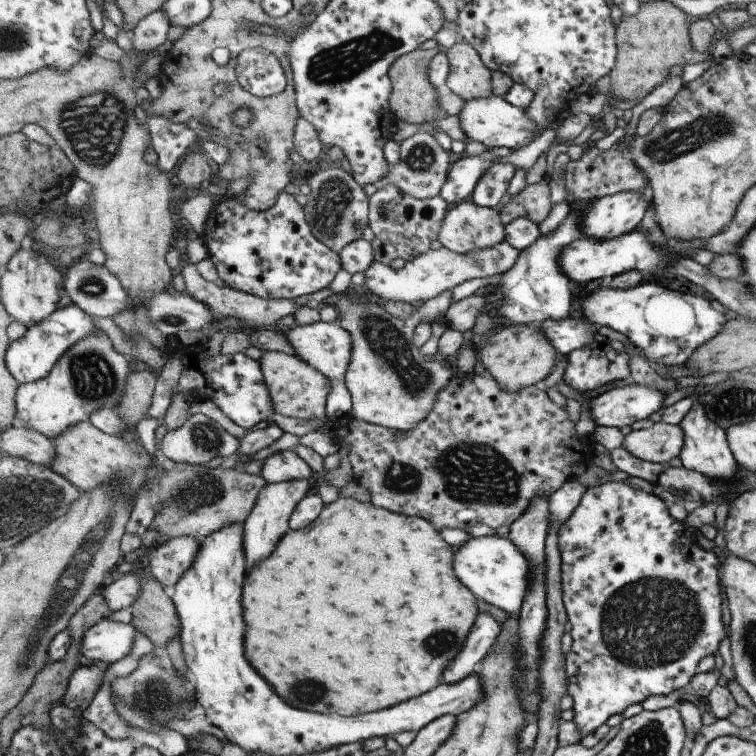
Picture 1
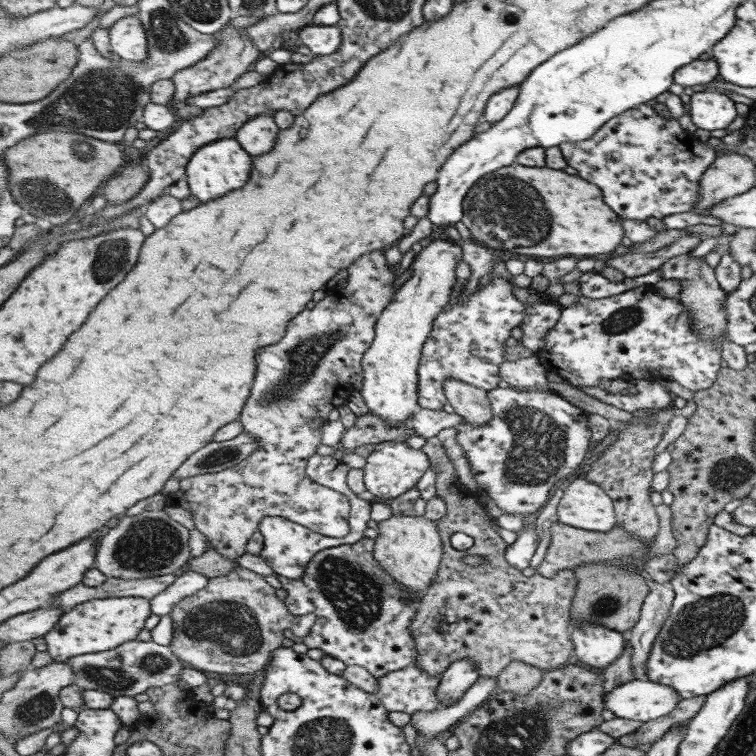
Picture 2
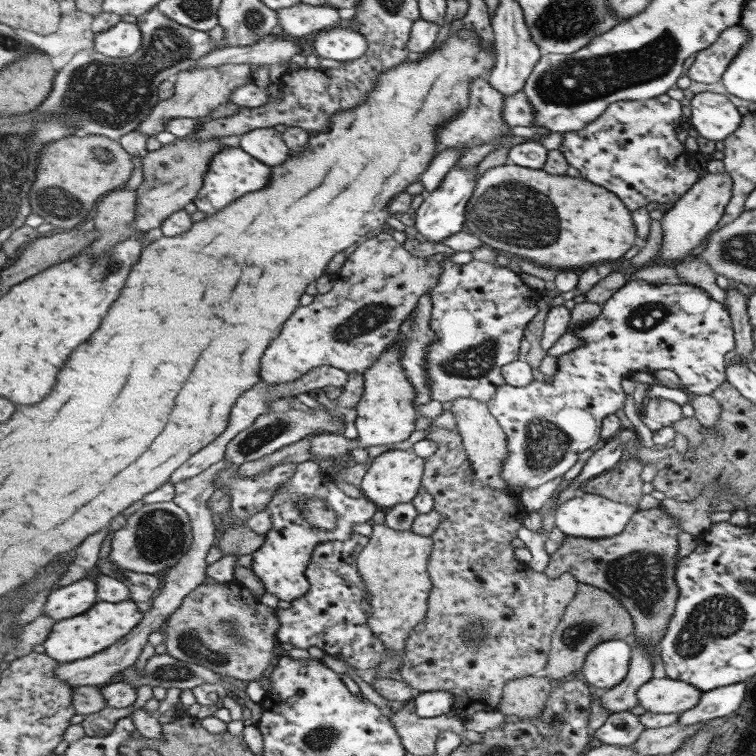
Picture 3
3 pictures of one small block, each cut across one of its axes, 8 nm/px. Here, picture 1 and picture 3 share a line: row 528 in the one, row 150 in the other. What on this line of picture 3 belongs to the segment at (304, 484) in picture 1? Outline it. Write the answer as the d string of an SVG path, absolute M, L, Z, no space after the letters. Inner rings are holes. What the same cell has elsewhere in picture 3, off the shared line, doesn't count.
M274 127L260 128L240 135L239 146L270 167L282 165L291 153L282 133Z

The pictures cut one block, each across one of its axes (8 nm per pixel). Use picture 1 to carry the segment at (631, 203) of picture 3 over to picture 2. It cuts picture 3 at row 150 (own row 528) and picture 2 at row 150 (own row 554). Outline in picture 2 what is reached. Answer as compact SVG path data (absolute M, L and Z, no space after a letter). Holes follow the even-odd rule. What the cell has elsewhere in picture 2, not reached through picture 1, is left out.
M667 91L655 97L655 102L647 101L647 106L635 106L625 113L618 114L603 125L589 140L579 142L565 141L560 145L568 165L576 169L577 174L589 182L595 183L605 194L606 203L623 220L645 220L651 216L662 219L669 214L679 214L692 210L697 202L699 179L702 172L715 160L719 149L701 142L691 134L684 132L677 123L685 110L677 95ZM653 104L663 104L670 117L665 119L653 111Z

